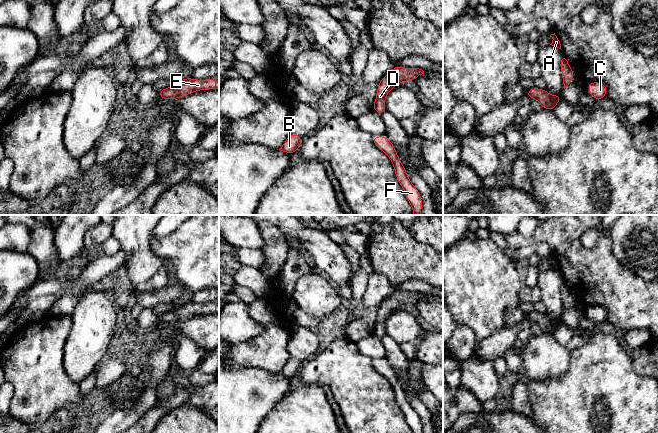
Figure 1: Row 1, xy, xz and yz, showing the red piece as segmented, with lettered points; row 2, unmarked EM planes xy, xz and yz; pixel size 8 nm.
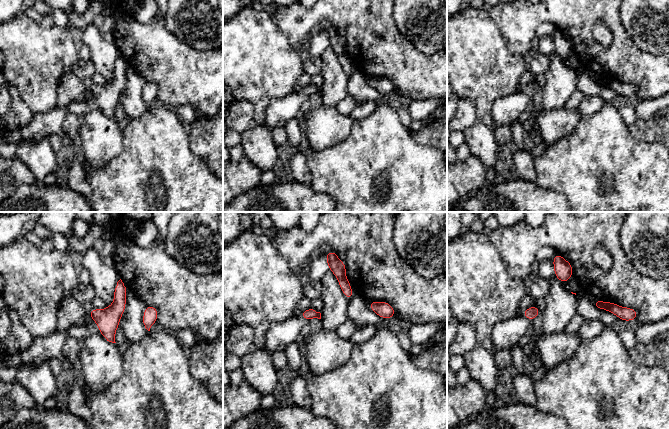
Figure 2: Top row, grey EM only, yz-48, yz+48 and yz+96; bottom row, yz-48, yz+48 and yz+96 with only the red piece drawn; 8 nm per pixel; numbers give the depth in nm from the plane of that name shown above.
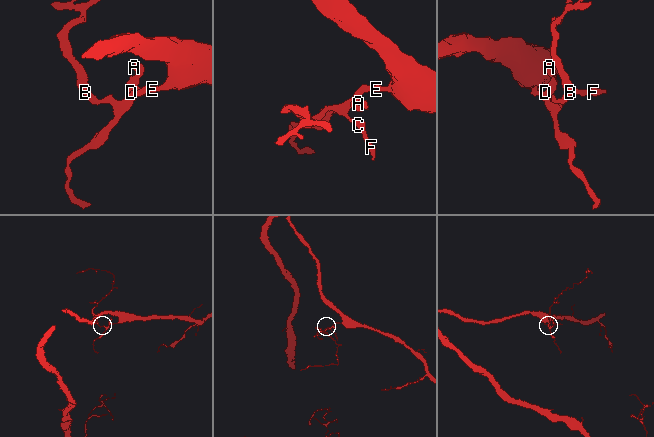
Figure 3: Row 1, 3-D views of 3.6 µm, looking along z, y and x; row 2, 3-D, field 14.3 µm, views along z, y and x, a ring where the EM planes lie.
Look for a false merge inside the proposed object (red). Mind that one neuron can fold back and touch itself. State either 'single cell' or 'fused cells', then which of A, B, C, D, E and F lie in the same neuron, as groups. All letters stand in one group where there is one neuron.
single cell; A B C D E F

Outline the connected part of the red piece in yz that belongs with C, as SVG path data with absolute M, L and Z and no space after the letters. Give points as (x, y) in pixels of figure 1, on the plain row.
M601 306L588 307L589 318L597 325L606 321L607 310Z

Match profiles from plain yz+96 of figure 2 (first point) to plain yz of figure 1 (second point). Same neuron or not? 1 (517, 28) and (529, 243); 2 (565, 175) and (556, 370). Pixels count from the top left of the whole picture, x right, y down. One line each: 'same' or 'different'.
1: same
2: different

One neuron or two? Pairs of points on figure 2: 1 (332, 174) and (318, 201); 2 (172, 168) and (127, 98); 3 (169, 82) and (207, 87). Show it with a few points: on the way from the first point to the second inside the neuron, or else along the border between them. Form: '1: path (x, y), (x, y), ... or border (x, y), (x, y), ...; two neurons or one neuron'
1: border (310, 185), (316, 191), (329, 194), (336, 201); two neurons
2: border (148, 107), (139, 117), (132, 119); two neurons
3: path (178, 82), (198, 82); one neuron

